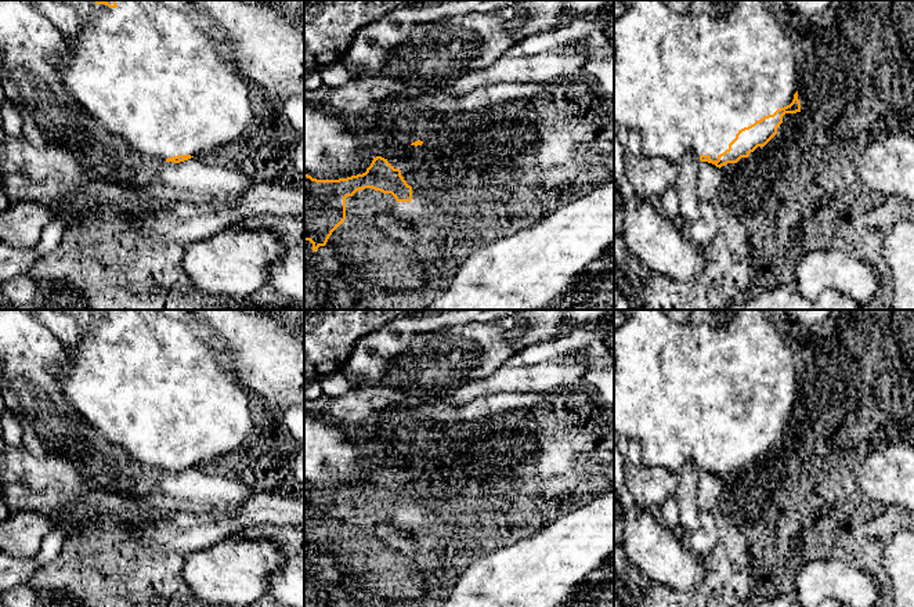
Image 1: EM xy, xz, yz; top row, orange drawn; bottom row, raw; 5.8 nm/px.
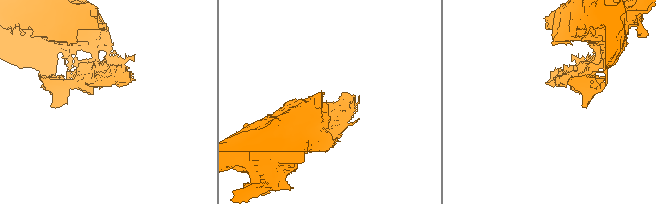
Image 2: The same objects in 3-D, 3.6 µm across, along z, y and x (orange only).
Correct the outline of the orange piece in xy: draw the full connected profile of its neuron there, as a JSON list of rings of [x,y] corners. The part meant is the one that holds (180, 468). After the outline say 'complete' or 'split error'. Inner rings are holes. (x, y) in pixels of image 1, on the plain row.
[[[95,310],[97,322],[88,332],[82,333],[80,340],[68,348],[69,365],[62,368],[54,365],[50,373],[59,383],[65,400],[75,412],[95,431],[105,434],[113,444],[127,448],[133,456],[151,469],[180,473],[196,465],[214,463],[231,451],[241,447],[248,438],[254,436],[253,419],[249,411],[248,389],[243,387],[236,376],[227,368],[224,357],[216,344],[203,342],[188,325],[166,317],[160,310]]]; split error

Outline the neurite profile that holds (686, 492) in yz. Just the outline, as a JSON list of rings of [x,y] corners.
[[[687,460],[678,473],[675,499],[679,509],[680,534],[687,536],[700,527],[698,476],[701,470],[694,460]]]

